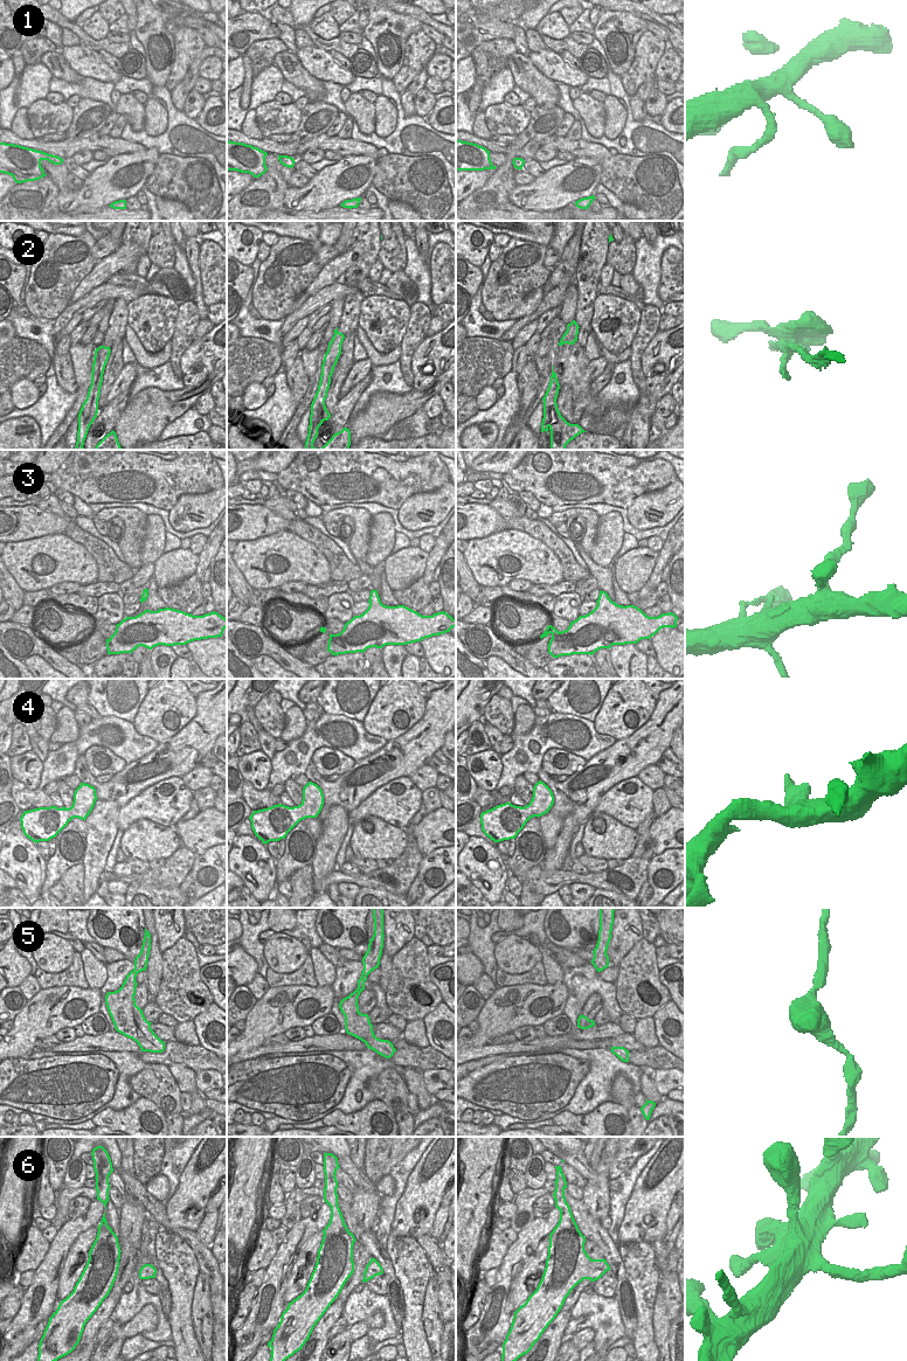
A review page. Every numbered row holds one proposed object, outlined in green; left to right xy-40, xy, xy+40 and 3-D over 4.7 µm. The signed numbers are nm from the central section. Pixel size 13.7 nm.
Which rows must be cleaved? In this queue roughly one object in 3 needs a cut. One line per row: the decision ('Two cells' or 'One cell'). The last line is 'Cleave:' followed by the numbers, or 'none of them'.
1: Two cells
2: Two cells
3: One cell
4: One cell
5: One cell
6: One cell
Cleave: 1, 2.

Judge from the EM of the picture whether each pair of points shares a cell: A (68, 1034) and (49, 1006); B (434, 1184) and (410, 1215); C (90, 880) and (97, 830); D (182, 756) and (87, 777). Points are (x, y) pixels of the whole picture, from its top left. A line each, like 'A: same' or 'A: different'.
A: different
B: same
C: same
D: same

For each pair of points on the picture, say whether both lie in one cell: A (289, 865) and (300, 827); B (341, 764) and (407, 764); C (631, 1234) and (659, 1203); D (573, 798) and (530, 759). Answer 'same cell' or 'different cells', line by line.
A: same cell
B: different cells
C: same cell
D: different cells

